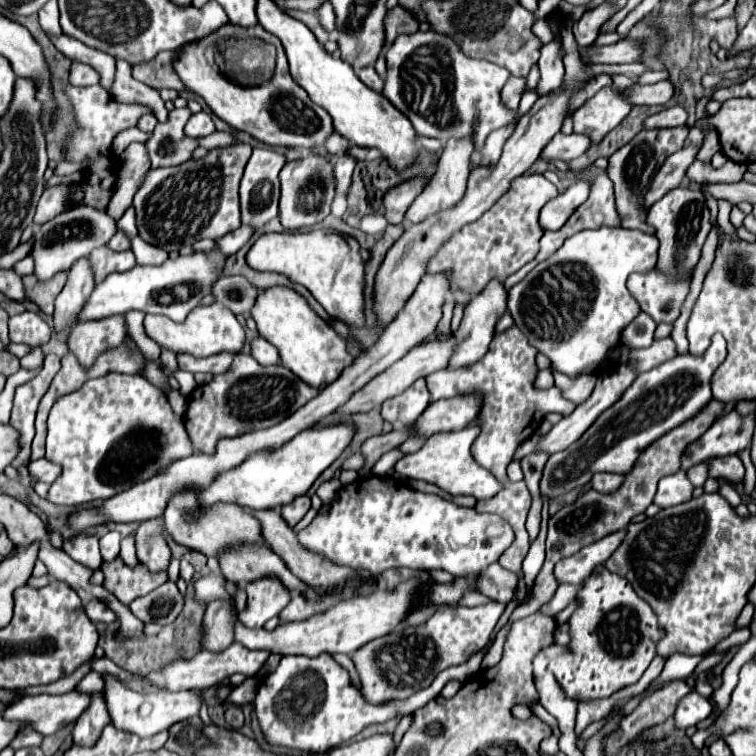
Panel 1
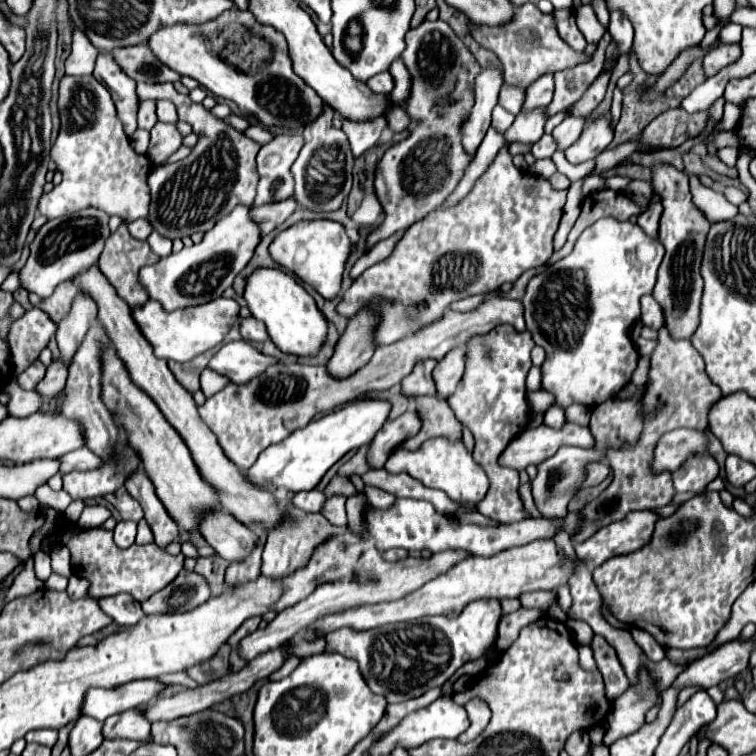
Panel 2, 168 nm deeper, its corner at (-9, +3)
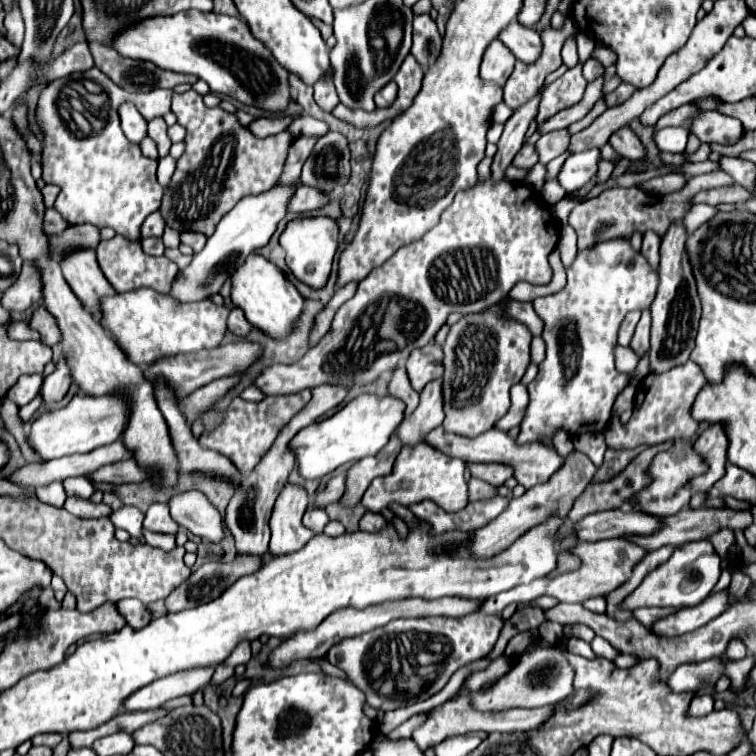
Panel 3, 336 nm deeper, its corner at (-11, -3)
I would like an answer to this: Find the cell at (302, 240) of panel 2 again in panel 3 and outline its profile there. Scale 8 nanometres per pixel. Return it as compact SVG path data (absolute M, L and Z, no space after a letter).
M297 218L287 224L285 232L279 238L281 248L285 250L285 262L289 270L299 278L303 284L319 290L327 284L331 268L333 268L333 258L339 248L339 226L331 218Z

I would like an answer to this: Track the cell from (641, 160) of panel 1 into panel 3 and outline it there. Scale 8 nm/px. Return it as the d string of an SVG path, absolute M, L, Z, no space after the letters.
M697 112L691 120L691 134L701 142L715 144L735 144L743 136L743 126L737 118L725 116L721 112Z

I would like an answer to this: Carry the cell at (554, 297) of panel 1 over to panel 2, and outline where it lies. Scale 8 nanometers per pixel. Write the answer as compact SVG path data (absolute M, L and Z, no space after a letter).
M601 218L579 236L569 256L551 264L547 272L531 278L521 302L525 306L527 330L533 334L535 344L545 348L547 354L541 364L541 386L553 394L555 406L567 408L569 404L585 404L587 408L595 408L597 404L617 396L619 390L629 384L639 360L629 328L639 320L641 296L653 292L663 254L663 244L649 238L637 224Z

